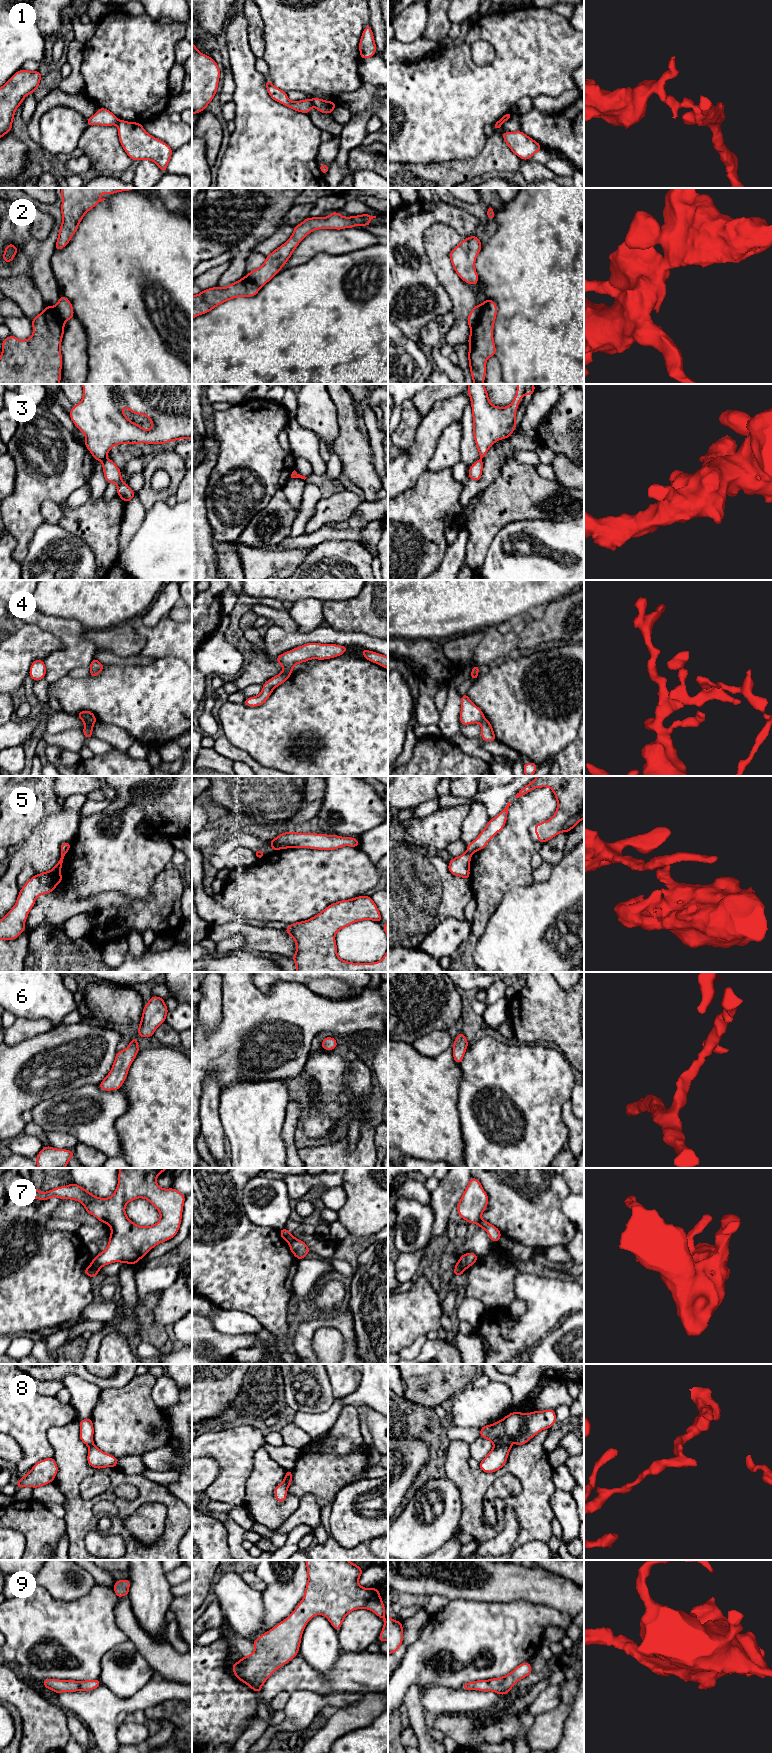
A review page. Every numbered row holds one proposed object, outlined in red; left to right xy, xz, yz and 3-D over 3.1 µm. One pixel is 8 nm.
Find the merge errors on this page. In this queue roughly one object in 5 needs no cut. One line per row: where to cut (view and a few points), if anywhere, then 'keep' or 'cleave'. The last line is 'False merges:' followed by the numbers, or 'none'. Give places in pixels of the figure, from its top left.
1: xz (310, 99), (313, 105) | cleave
2: yz (482, 304), (477, 321), (470, 328) | cleave
3: xy (105, 457), (103, 460) | cleave
4: xy (82, 719), (93, 724) | cleave
5: xy (61, 853), (64, 854) | cleave
6: no cut | keep
7: xy (92, 1260), (99, 1269) | cleave
8: yz (494, 1445), (507, 1445), (510, 1448) | cleave
9: no cut | keep
False merges: 1, 2, 3, 4, 5, 7, 8

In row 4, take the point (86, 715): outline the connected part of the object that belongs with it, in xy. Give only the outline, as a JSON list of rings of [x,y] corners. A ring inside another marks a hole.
[[[89,710],[80,711],[76,716],[79,717],[81,720],[86,720],[93,724],[97,722],[97,718]]]

